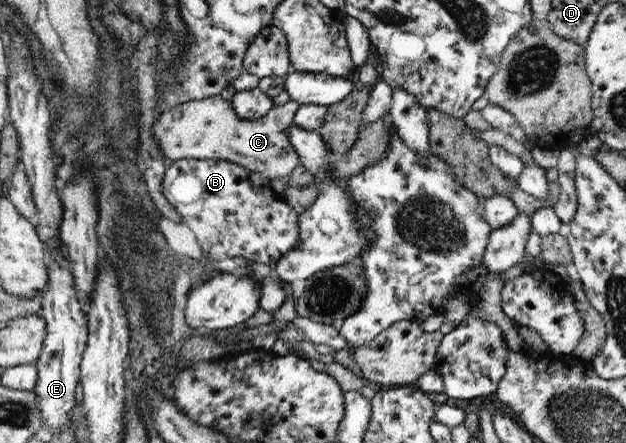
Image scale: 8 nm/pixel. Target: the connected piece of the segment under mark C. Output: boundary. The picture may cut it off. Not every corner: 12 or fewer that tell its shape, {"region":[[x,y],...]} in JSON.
{"region":[[210,96],[152,123],[168,161],[218,159],[270,180],[299,164],[288,100],[256,120]]}

